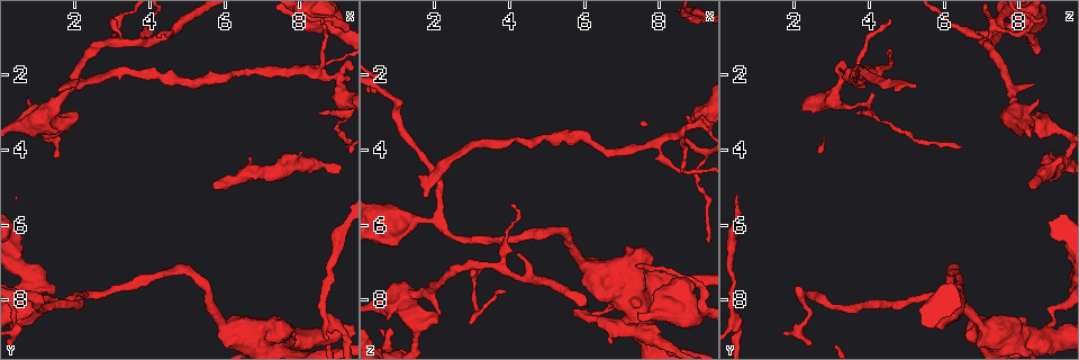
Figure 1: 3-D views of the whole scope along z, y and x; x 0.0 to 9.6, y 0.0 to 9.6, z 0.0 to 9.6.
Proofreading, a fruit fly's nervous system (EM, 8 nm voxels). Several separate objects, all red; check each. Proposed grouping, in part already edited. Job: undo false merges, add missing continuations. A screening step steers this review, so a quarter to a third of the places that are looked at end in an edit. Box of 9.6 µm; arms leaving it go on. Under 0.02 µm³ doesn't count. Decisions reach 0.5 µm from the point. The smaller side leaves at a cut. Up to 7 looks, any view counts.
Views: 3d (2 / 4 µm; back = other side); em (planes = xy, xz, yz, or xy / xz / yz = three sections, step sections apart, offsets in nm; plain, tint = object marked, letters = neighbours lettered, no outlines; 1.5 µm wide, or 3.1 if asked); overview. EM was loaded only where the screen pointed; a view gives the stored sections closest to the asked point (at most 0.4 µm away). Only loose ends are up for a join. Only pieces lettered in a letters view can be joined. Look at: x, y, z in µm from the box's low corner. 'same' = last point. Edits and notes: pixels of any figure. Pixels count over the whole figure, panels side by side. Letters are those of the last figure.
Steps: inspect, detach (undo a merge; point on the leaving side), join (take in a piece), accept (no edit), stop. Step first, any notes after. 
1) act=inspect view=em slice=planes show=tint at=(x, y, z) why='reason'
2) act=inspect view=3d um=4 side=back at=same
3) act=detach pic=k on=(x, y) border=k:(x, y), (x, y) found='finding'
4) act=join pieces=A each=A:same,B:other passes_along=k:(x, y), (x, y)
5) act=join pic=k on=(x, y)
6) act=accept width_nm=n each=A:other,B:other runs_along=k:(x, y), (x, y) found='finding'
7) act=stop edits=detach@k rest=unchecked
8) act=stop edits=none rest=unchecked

act=inspect view=3d um=2 at=(1.65, 2.30, 5.30)

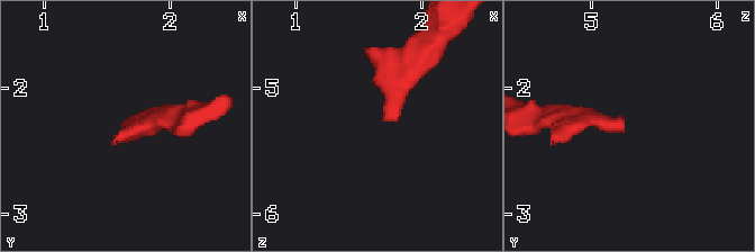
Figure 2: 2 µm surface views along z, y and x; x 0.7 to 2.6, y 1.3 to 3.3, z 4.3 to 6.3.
act=inspect view=em slice=planes show=letters at=(1.70, 2.34, 5.24)

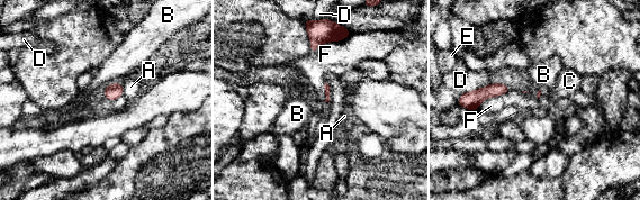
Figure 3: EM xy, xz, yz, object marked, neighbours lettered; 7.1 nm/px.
act=join pieces=C each=A:other,B:other,C:same,D:other,E:other,F:other found='the neuron continues'

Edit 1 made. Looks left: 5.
act=inspect view=3d um=4 at=(3.15, 0.75, 8.25) why='sharp bend'

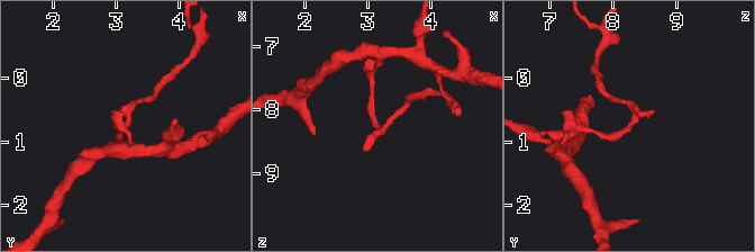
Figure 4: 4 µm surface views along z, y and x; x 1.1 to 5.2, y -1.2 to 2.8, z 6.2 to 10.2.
act=inspect view=em slice=planes show=plain at=(3.20, 0.70, 8.30) why='shape alone is not enough'

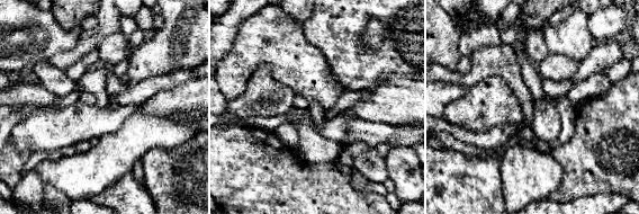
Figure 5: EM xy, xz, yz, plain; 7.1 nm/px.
act=inspect view=em slice=planes show=letters at=same

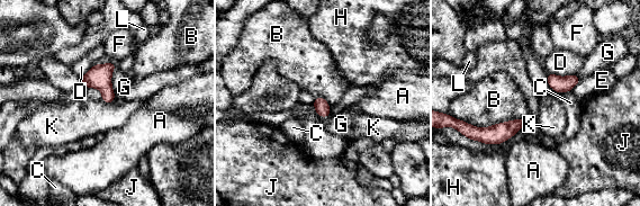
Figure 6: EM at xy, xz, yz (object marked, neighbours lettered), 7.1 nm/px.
act=accept each=A:other,B:other,C:other,D:other,E:other,F:other,G:other,H:other,J:other,K:other,L:other border=6:(528, 115), (485, 127), (465, 122) found='one neuron here'

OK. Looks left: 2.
act=stop edits=join@3 rest=unchecked

